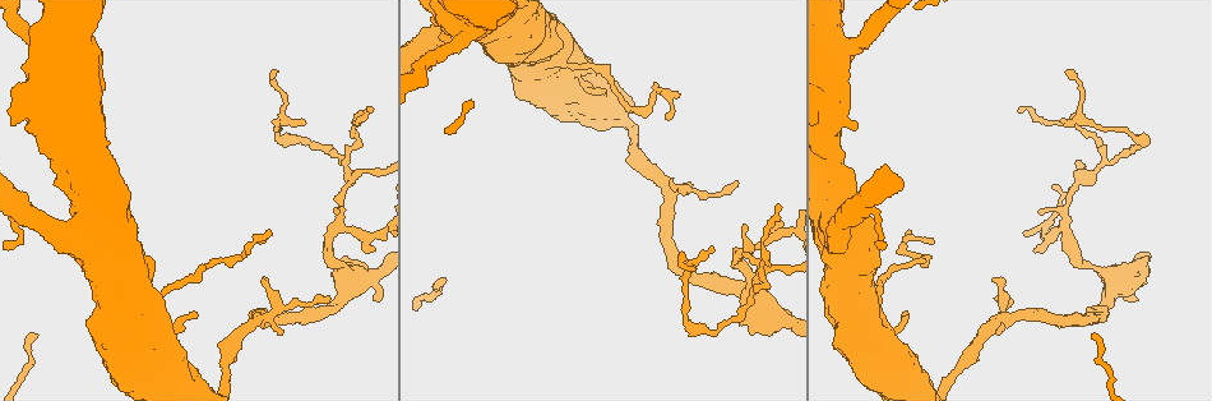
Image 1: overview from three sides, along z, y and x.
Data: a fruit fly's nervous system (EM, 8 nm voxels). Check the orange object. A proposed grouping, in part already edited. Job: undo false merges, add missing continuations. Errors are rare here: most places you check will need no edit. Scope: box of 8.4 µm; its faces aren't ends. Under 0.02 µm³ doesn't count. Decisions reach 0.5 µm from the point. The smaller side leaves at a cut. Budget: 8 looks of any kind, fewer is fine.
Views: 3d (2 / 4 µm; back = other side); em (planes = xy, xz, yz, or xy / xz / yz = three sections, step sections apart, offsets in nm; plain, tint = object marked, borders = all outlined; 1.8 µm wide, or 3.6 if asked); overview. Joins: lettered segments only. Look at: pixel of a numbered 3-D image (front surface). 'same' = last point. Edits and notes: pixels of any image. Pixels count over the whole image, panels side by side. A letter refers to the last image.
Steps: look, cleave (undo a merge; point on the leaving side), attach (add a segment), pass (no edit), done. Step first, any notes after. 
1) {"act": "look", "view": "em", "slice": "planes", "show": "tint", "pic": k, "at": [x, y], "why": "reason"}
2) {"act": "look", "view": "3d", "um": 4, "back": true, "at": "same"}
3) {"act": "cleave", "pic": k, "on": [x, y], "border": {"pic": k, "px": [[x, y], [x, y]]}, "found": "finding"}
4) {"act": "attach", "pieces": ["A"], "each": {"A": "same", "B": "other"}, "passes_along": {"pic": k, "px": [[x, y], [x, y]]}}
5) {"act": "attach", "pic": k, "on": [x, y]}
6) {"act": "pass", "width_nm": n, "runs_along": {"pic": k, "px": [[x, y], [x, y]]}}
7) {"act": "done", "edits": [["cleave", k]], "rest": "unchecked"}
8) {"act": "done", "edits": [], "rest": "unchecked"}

{"act": "look", "view": "3d", "um": 4, "pic": 1, "at": [1115, 282], "why": "calibre changes"}

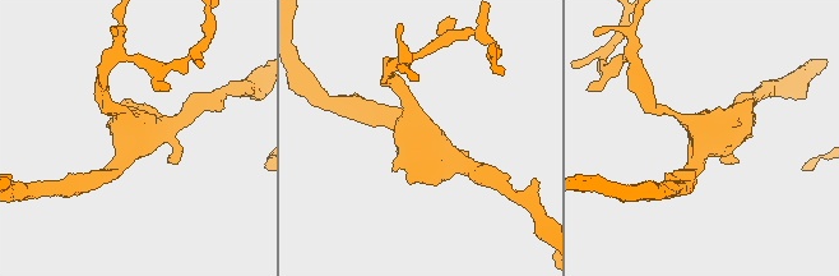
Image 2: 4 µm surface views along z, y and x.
{"act": "look", "view": "em", "slice": "planes", "show": "borders", "pic": 2, "at": [421, 134]}

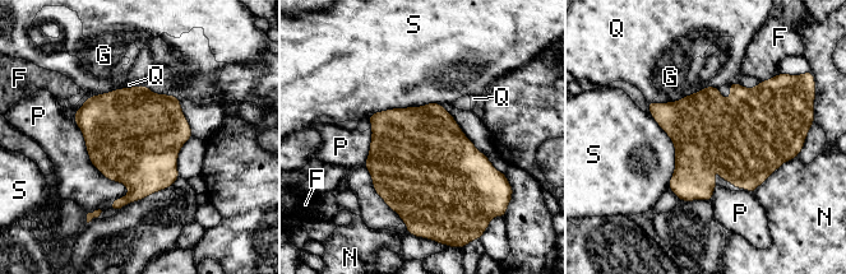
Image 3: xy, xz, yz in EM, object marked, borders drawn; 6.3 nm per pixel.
{"act": "pass", "width_nm": 500, "longest_contact_nm": ["P", 600], "each": {"F": "other", "G": "other", "N": "other", "P": "other", "Q": "other", "S": "other"}, "found": "all the same neuron"}

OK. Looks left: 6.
{"act": "look", "view": "em", "um": 3.6, "slice": "planes", "show": "plain", "pic": 1, "at": [673, 180], "why": "an open end"}

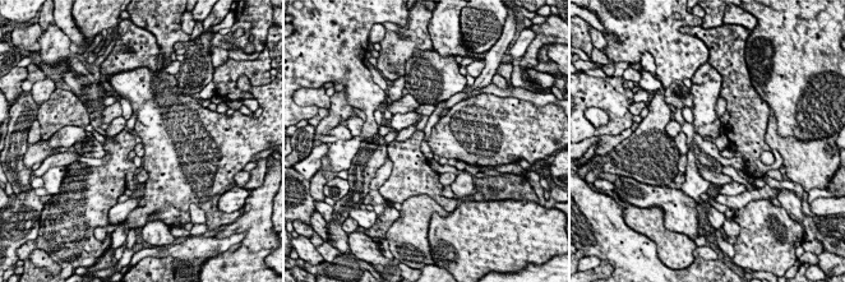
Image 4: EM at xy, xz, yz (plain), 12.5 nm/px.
{"act": "look", "view": "em", "um": 3.6, "slice": "planes", "show": "borders", "at": "same", "why": "see the neighbours"}

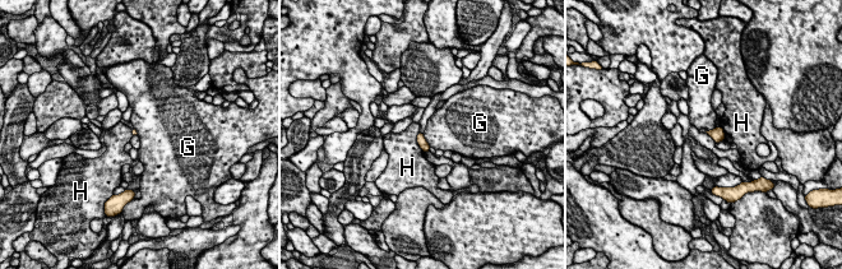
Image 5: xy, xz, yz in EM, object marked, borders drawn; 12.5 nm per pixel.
{"act": "pass", "each": {"G": "other", "H": "other"}, "found": "no lettered segment goes on from it"}

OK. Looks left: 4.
{"act": "look", "view": "em", "um": 3.6, "slice": "planes", "show": "plain", "pic": 1, "at": [66, 49], "why": "calibre changes"}

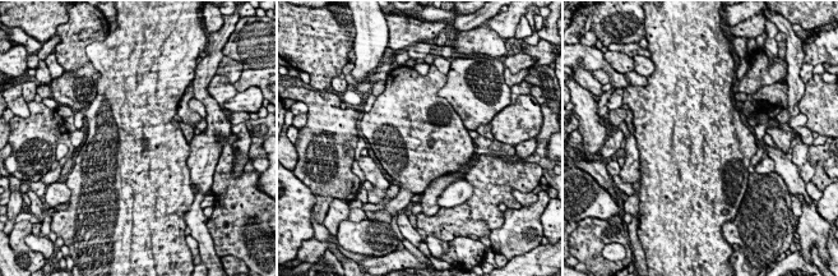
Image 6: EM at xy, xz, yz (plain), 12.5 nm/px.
{"act": "look", "view": "em", "um": 3.6, "slice": "planes", "show": "tint", "at": "same"}

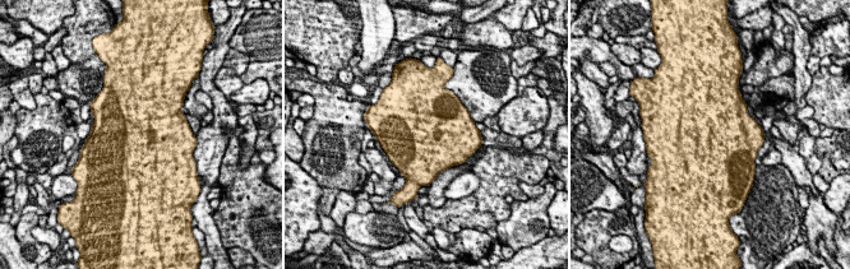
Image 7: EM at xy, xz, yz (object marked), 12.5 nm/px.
{"act": "look", "view": "em", "um": 3.6, "slice": "planes", "show": "borders", "at": "same"}

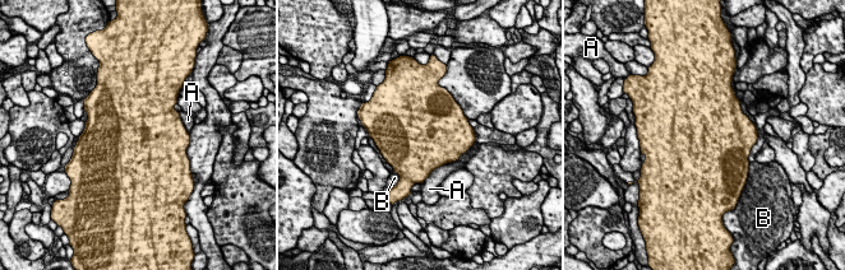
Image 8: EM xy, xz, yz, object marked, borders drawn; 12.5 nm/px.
{"act": "pass", "each": {"A": "other", "B": "other"}, "border": {"pic": 8, "px": [[453, 161], [437, 167], [428, 176]]}, "found": "all the same neuron"}

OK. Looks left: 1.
{"act": "done", "edits": [], "rest": "unchecked"}

